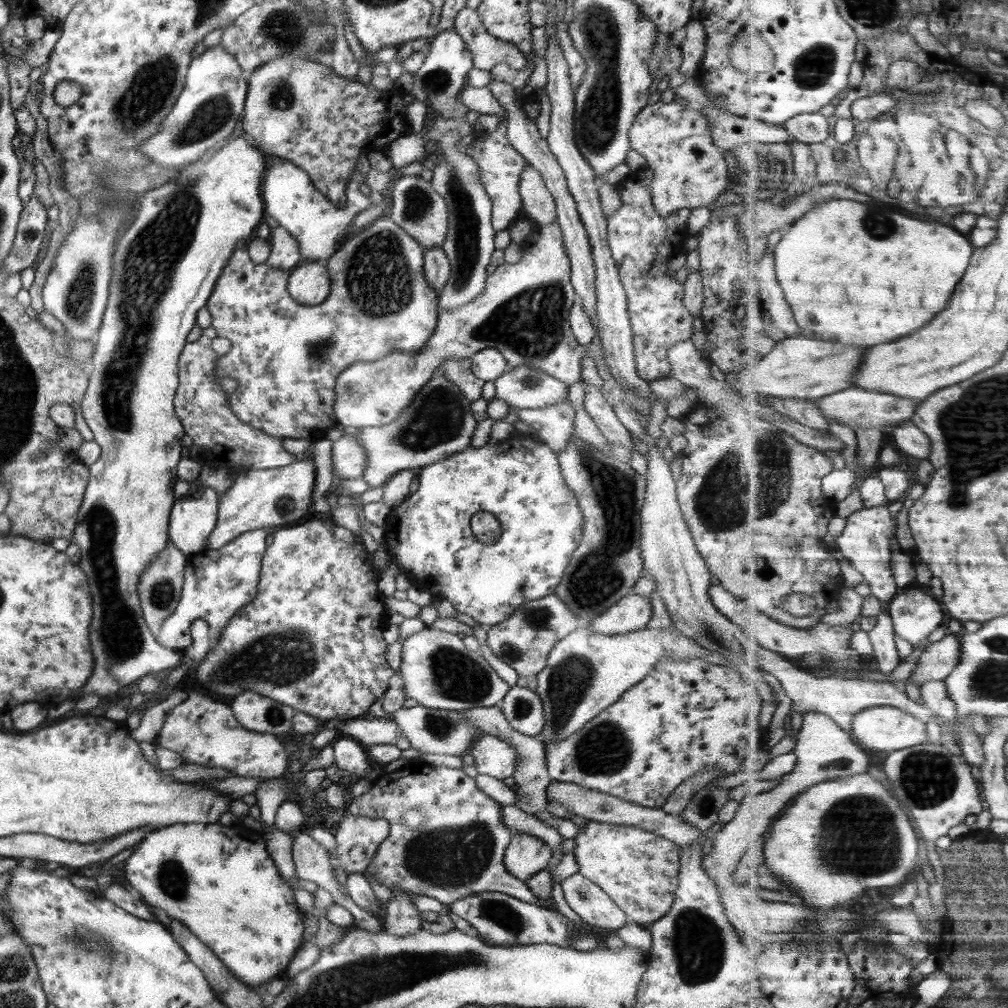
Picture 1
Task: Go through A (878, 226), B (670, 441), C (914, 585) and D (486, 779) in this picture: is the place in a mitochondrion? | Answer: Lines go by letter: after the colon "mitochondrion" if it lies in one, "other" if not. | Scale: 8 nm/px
A: mitochondrion
B: other
C: other
D: other

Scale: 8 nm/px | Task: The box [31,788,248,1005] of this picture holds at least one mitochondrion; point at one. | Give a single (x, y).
(172, 878)

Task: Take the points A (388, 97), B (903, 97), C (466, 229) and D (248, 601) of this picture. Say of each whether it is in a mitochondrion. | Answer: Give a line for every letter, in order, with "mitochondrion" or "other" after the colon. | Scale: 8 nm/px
A: other
B: other
C: mitochondrion
D: other

